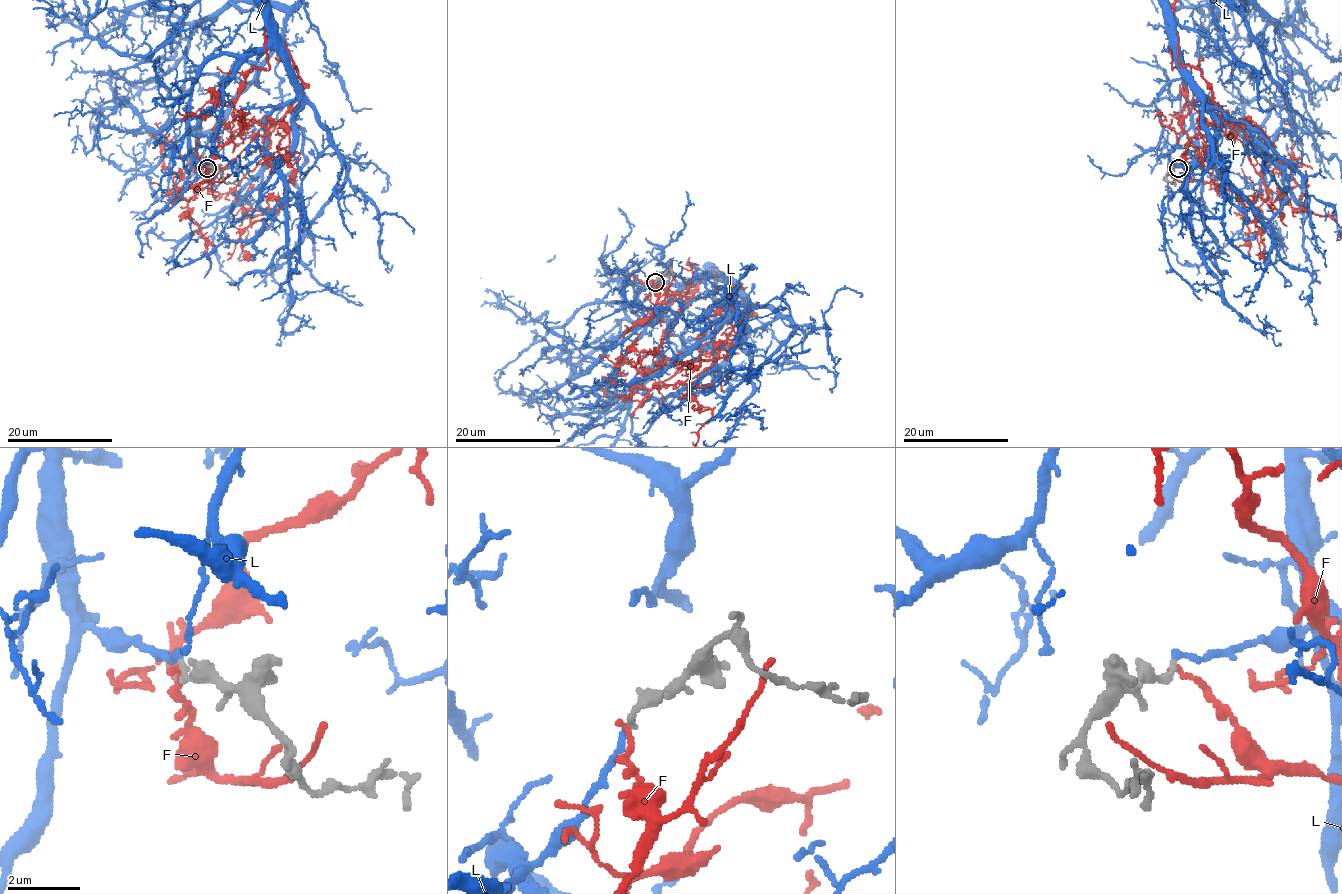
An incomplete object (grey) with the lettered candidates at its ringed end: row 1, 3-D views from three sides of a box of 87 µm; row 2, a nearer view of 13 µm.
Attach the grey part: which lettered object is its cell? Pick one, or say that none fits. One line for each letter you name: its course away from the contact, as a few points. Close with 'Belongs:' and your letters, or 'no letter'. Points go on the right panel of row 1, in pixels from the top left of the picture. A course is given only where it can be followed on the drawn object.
Belongs: no letter

